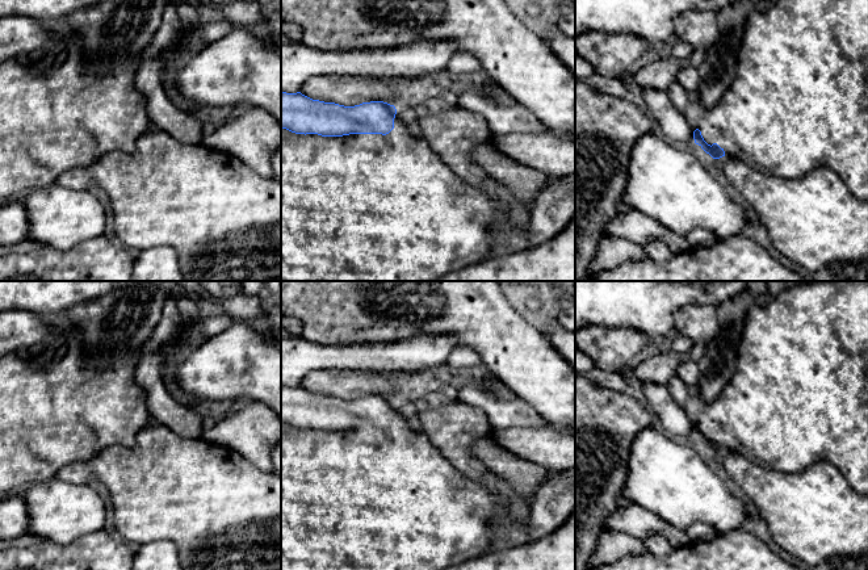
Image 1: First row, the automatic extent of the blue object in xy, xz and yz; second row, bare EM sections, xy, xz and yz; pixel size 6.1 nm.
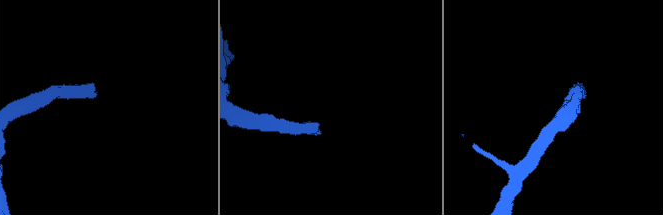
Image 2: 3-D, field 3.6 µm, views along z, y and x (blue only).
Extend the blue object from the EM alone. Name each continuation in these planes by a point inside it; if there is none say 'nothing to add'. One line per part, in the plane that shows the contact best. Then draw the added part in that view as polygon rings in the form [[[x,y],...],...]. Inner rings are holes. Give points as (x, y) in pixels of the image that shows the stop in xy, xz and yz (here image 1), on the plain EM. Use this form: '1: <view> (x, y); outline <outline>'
1: xz (363, 498); outline [[[398,405],[394,423],[386,429],[322,431],[281,423],[281,570],[446,570],[487,553],[495,536],[490,519],[500,511],[499,496],[483,482],[473,481],[460,471],[427,435],[414,429],[414,423],[401,415]]]

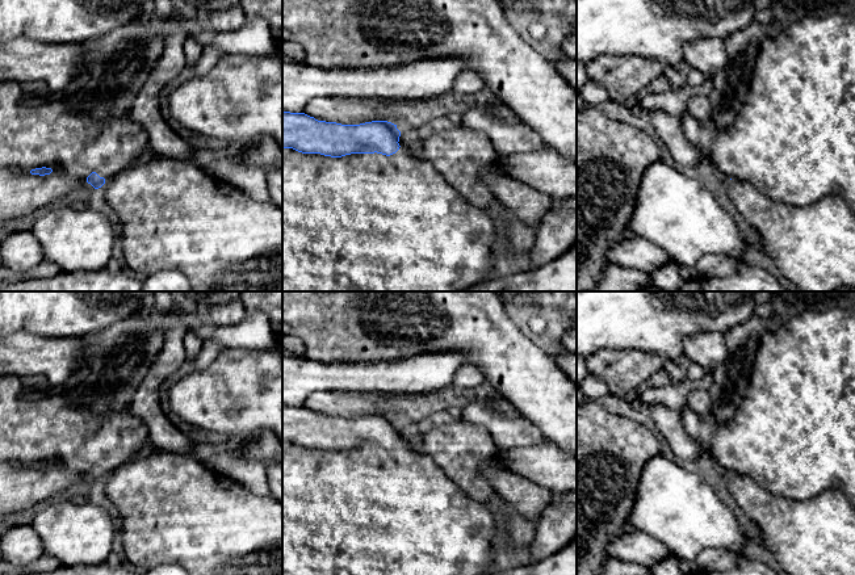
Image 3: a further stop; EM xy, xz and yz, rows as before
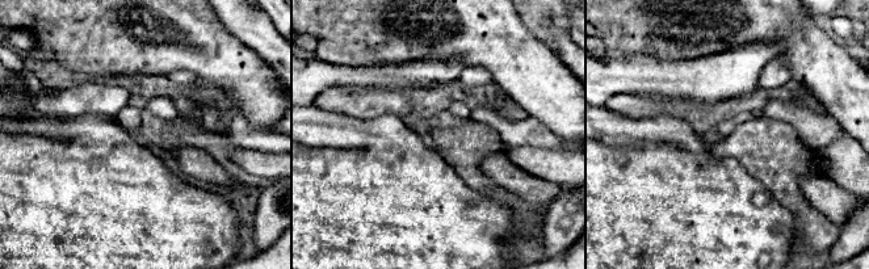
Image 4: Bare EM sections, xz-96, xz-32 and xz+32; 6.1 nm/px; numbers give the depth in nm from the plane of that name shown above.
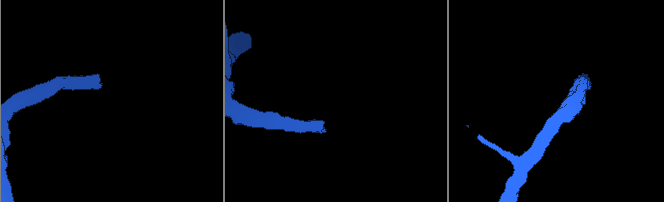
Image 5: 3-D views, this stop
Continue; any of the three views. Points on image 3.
1: xz (363, 511); outline [[[401,431],[398,437],[399,444],[390,450],[374,446],[331,452],[282,442],[282,575],[485,575],[496,555],[493,546],[499,530],[495,512],[471,499],[432,457],[418,453]]]

